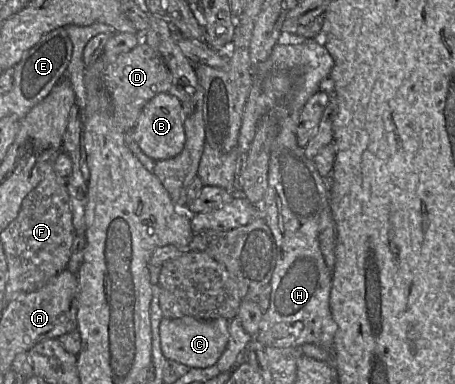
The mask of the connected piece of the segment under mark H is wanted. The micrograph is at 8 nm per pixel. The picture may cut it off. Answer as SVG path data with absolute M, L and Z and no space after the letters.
M321 37L313 39L313 40L305 40L303 43L298 44L277 44L269 57L259 64L254 71L254 77L260 77L261 79L261 87L262 93L257 101L258 103L258 111L263 109L263 115L266 112L273 112L279 122L279 132L274 140L271 151L270 151L270 159L269 159L269 166L268 166L268 187L264 198L260 203L257 203L259 210L261 211L261 215L265 218L267 225L269 226L275 242L277 246L277 259L275 268L271 277L270 285L272 288L271 296L270 296L270 303L267 310L263 311L262 318L259 325L259 332L257 335L257 340L264 346L264 347L277 347L277 348L287 348L287 347L301 347L304 344L314 344L327 353L330 354L333 362L332 364L335 366L334 363L334 336L337 330L337 325L332 317L331 309L330 309L330 291L332 286L332 270L327 266L324 256L320 249L319 239L318 239L318 228L319 228L319 221L320 215L322 210L329 205L329 181L327 178L322 177L318 172L314 160L309 159L306 157L304 153L304 148L300 147L297 143L296 137L296 130L299 123L300 113L306 104L306 102L318 91L326 90L330 92L330 87L328 87L328 79L330 76L330 72L334 66L334 60L323 44L323 40Z

